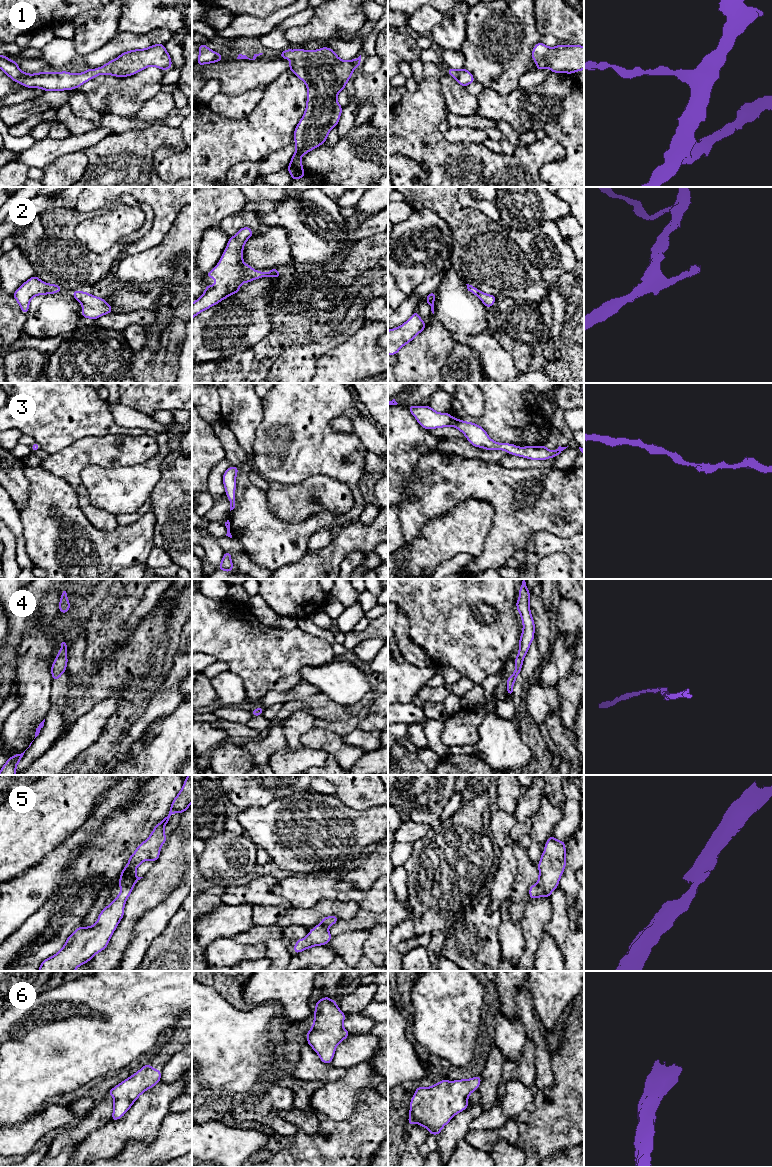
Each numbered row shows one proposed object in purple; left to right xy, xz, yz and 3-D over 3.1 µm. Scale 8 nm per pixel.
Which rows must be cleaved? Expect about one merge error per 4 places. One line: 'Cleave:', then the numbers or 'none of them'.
Cleave: none of them

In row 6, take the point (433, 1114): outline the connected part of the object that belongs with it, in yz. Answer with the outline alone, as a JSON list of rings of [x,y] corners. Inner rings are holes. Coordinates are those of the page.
[[[481,1075],[471,1079],[441,1080],[432,1087],[417,1087],[410,1102],[409,1126],[417,1123],[437,1136],[453,1116],[468,1108],[468,1096],[478,1089],[480,1082]]]

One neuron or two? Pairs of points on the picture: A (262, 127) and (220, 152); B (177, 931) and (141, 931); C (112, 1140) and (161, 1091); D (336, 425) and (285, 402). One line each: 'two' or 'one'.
A: one
B: two
C: one
D: two

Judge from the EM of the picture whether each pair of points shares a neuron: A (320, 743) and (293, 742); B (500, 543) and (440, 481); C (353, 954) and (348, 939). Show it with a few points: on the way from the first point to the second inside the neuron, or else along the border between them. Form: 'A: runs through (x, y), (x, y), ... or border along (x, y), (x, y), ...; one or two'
A: border along (314, 726), (301, 736), (303, 746); two
B: runs through (502, 518), (502, 506), (477, 481), (465, 481); one
C: runs through (351, 950), (348, 943); one

